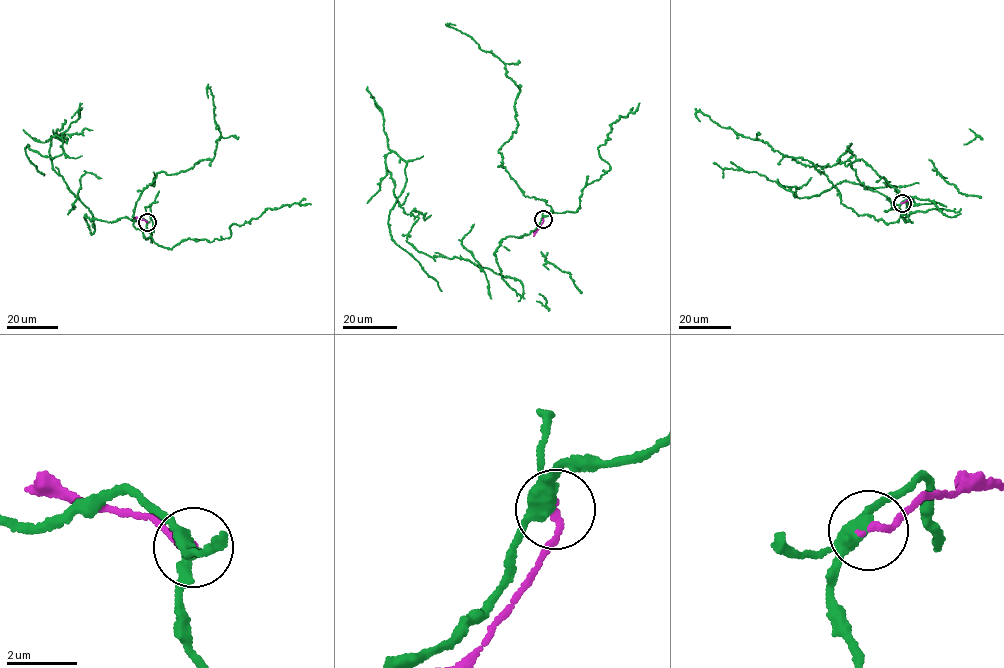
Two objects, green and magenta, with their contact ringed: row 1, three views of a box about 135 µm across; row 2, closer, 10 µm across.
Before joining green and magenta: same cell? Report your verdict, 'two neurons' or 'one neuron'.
two neurons

